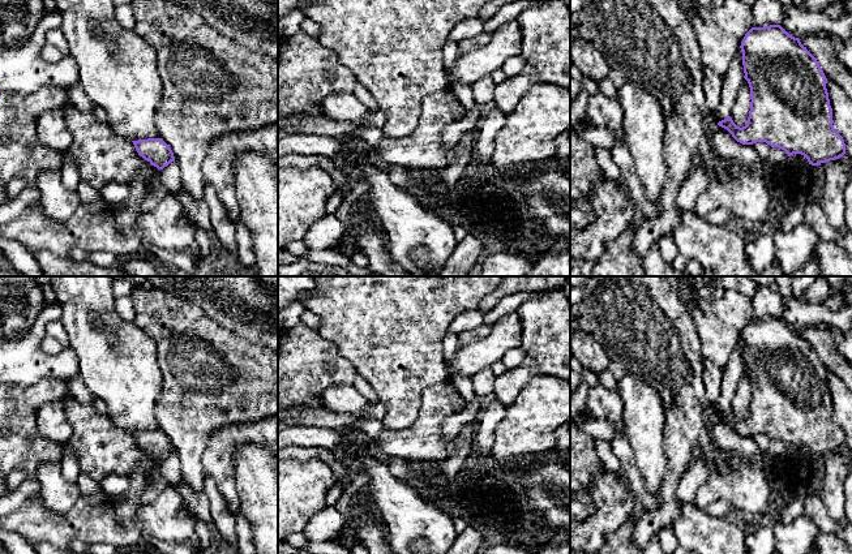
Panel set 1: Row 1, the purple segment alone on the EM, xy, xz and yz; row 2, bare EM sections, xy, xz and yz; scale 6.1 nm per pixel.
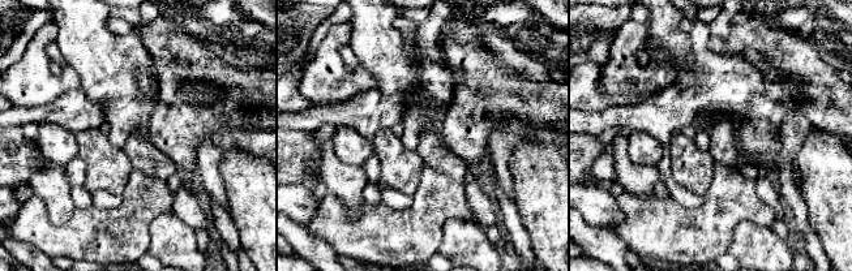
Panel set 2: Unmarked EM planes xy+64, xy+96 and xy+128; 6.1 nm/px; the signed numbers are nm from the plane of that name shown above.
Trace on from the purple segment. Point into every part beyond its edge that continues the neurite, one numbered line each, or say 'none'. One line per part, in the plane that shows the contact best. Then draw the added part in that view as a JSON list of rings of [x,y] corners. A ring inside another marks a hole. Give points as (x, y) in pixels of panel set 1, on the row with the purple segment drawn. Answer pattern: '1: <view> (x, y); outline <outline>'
none

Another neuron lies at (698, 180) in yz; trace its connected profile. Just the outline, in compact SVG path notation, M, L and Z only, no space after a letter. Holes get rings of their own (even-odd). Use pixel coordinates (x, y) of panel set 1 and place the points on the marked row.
M706 167L693 169L677 194L678 211L694 211L699 196L707 189L716 173Z

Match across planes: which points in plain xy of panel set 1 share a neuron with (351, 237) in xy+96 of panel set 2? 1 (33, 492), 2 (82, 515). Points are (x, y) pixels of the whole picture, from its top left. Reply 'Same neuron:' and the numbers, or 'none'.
Same neuron: 2

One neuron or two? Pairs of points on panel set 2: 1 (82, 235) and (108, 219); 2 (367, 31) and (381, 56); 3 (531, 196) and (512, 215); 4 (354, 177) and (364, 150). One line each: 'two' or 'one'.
1: one
2: one
3: two
4: two

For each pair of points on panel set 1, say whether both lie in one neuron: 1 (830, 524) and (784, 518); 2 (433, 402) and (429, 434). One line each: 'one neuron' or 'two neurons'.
1: one neuron
2: one neuron

